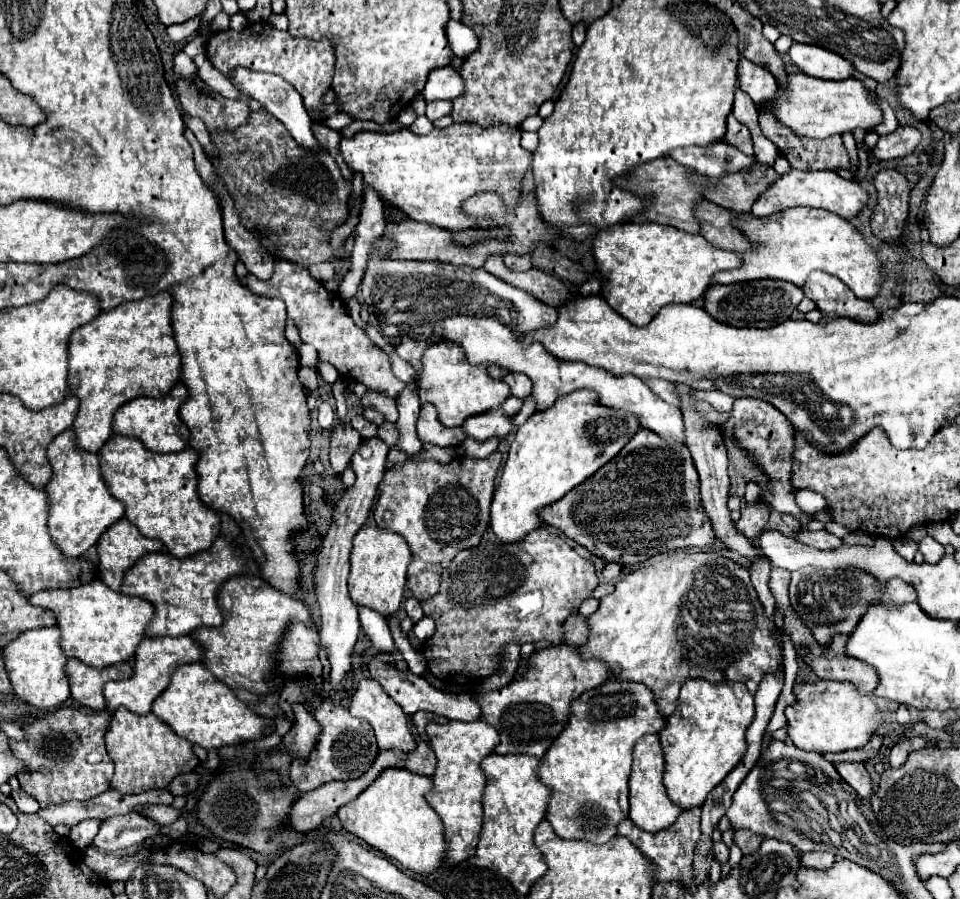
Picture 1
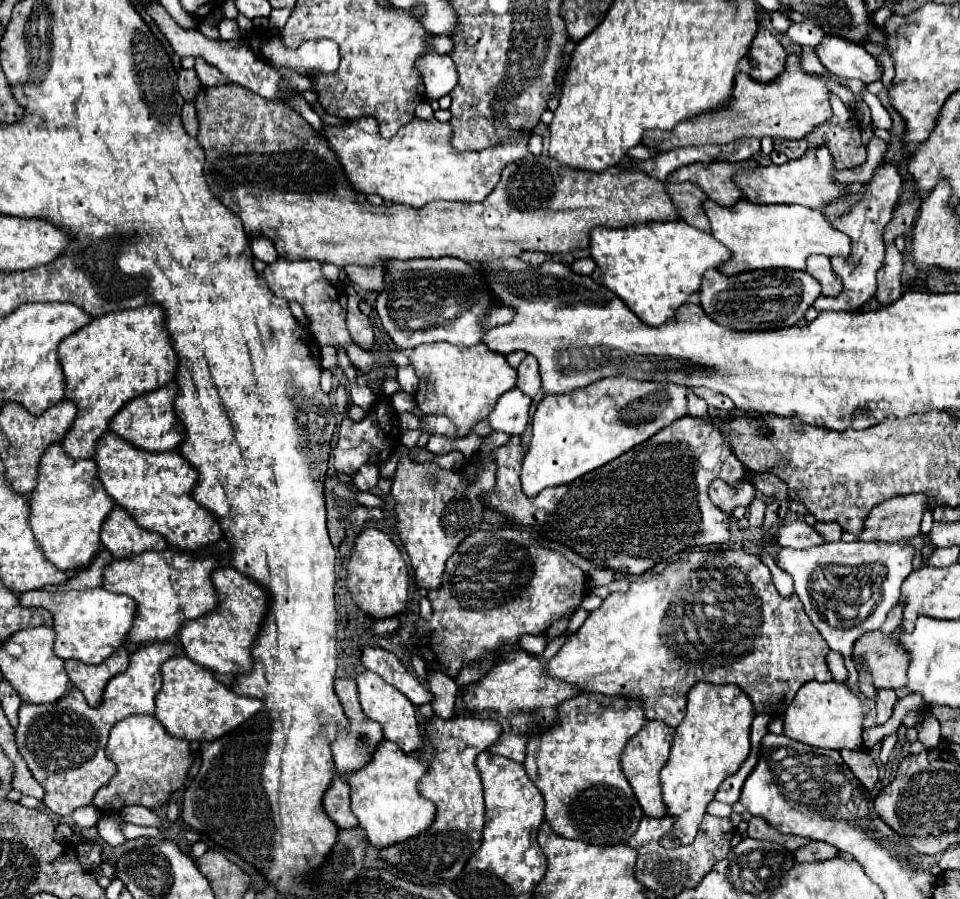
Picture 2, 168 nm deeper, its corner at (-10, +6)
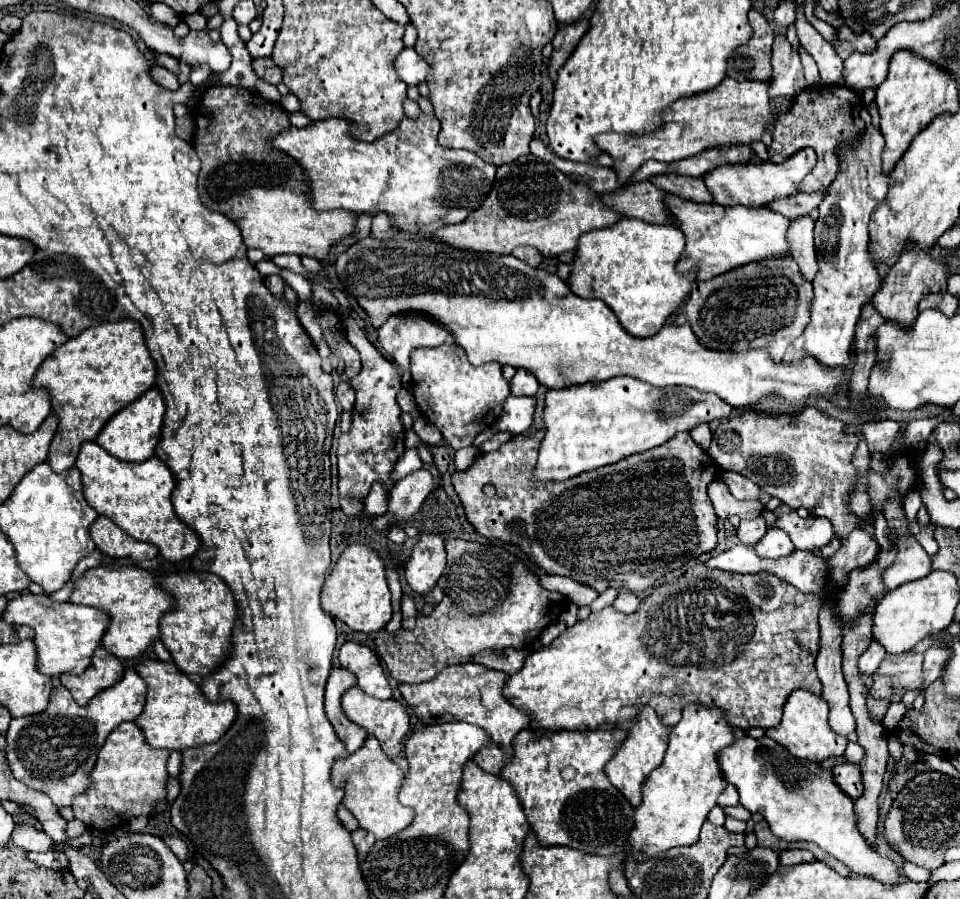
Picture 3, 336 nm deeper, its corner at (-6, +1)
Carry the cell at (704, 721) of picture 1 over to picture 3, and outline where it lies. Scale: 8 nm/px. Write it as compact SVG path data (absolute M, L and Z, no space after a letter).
M691 703L683 709L683 719L671 729L663 763L643 783L643 803L635 809L635 829L631 849L637 861L645 861L671 847L691 845L699 839L707 813L717 805L719 793L727 787L717 753L737 741L721 709Z

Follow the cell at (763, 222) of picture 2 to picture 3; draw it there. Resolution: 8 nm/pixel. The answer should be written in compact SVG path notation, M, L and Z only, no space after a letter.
M667 195L665 207L679 221L679 229L687 237L687 251L683 253L677 269L687 271L695 267L699 281L713 279L751 261L789 255L787 229L791 219L771 211L769 207L723 207L717 203L683 201L675 195Z

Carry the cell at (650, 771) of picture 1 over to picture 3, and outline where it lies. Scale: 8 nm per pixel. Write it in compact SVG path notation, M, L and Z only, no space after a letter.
M643 707L639 711L639 719L633 725L633 729L629 731L625 743L621 745L621 749L615 753L615 757L605 767L605 773L607 773L609 781L629 799L629 803L633 807L641 805L643 781L663 761L663 755L665 755L665 749L667 749L667 741L669 741L669 731L671 729L661 723L661 719L657 717L657 713L651 707Z

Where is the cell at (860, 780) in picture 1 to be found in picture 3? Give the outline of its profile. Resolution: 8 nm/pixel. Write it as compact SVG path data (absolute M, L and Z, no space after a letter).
M841 763L833 767L833 775L837 785L853 799L859 799L863 795L863 775L859 773L859 765L853 763Z

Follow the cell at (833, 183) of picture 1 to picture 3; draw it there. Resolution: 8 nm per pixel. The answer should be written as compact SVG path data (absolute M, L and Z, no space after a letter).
M807 147L797 151L791 159L783 163L745 163L745 165L721 165L705 175L705 183L709 191L715 197L715 203L731 207L731 205L743 205L743 207L767 207L769 203L795 195L799 191L799 183L803 177L813 169L817 163L815 149Z

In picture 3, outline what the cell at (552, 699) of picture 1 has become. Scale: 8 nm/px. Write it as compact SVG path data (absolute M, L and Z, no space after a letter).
M465 663L443 669L443 673L437 673L433 681L419 685L401 685L399 689L403 699L413 707L415 715L423 723L465 721L485 729L491 737L491 743L483 747L483 751L475 753L475 763L487 773L497 775L513 759L513 737L529 723L529 715L523 709L511 705L507 697L503 697L503 685L507 677L507 673L489 669L479 663Z

